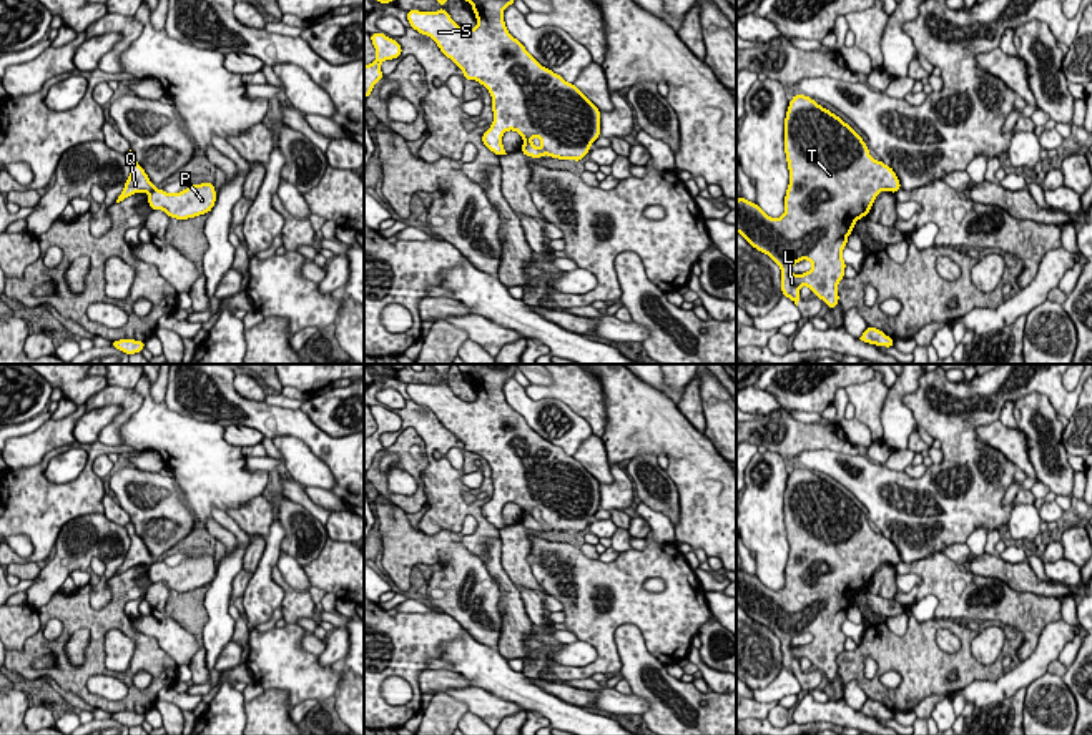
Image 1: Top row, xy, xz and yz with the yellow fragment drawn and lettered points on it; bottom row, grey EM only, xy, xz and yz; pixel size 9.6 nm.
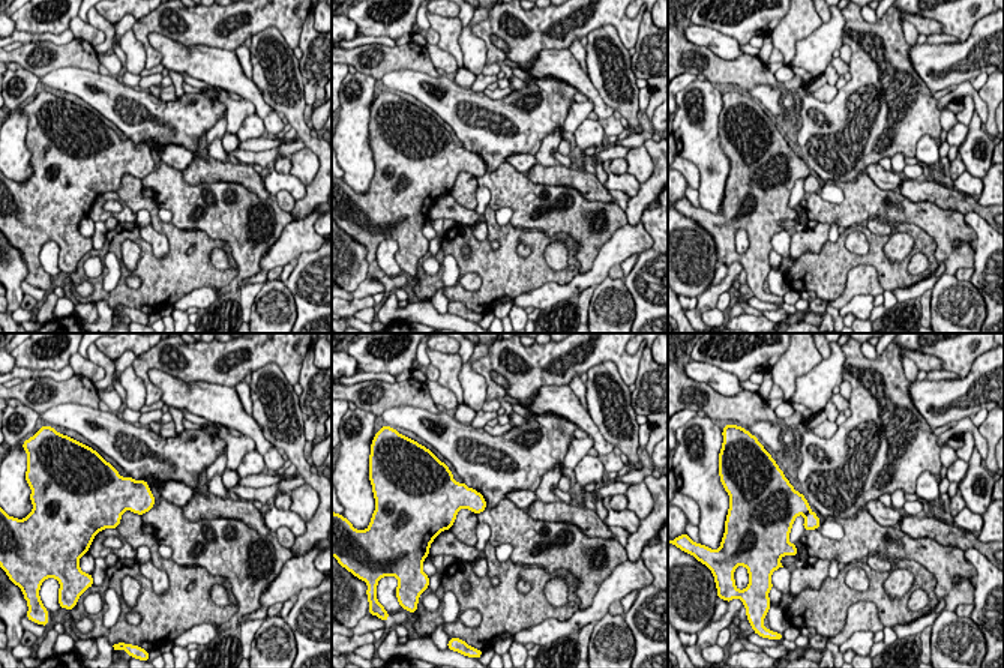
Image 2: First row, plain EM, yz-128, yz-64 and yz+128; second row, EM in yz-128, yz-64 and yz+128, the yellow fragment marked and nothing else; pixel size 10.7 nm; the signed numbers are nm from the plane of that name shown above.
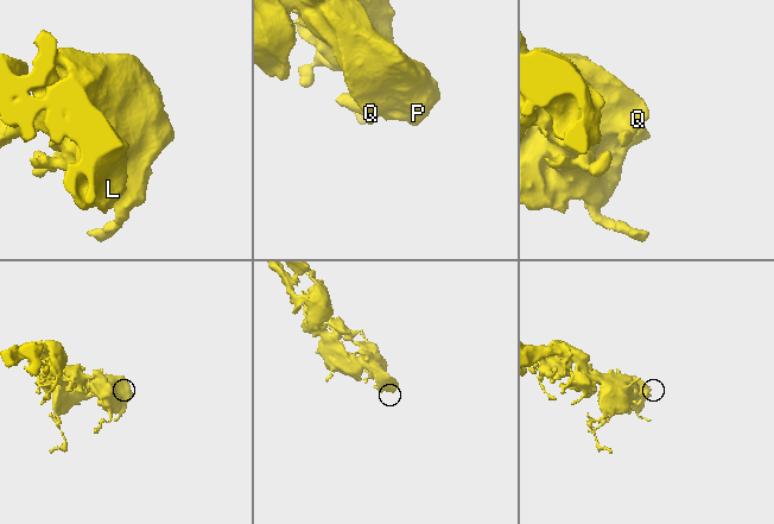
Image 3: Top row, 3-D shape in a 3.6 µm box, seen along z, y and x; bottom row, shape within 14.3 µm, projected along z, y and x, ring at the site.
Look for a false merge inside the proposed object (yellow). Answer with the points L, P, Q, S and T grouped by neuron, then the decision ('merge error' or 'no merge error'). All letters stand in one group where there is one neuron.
L P Q S T | no merge error

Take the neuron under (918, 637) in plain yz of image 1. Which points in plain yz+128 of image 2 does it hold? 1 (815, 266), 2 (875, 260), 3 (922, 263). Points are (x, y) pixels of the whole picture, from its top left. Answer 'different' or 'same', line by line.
1: same
2: same
3: different

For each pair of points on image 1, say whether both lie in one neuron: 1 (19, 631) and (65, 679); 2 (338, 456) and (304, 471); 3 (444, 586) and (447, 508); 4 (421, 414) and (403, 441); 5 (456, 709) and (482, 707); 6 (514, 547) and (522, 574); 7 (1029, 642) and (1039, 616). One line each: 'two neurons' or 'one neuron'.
1: two neurons
2: two neurons
3: two neurons
4: two neurons
5: two neurons
6: one neuron
7: one neuron

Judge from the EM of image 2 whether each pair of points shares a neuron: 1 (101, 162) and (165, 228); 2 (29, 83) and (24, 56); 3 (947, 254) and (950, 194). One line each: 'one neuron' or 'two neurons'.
1: two neurons
2: two neurons
3: two neurons

